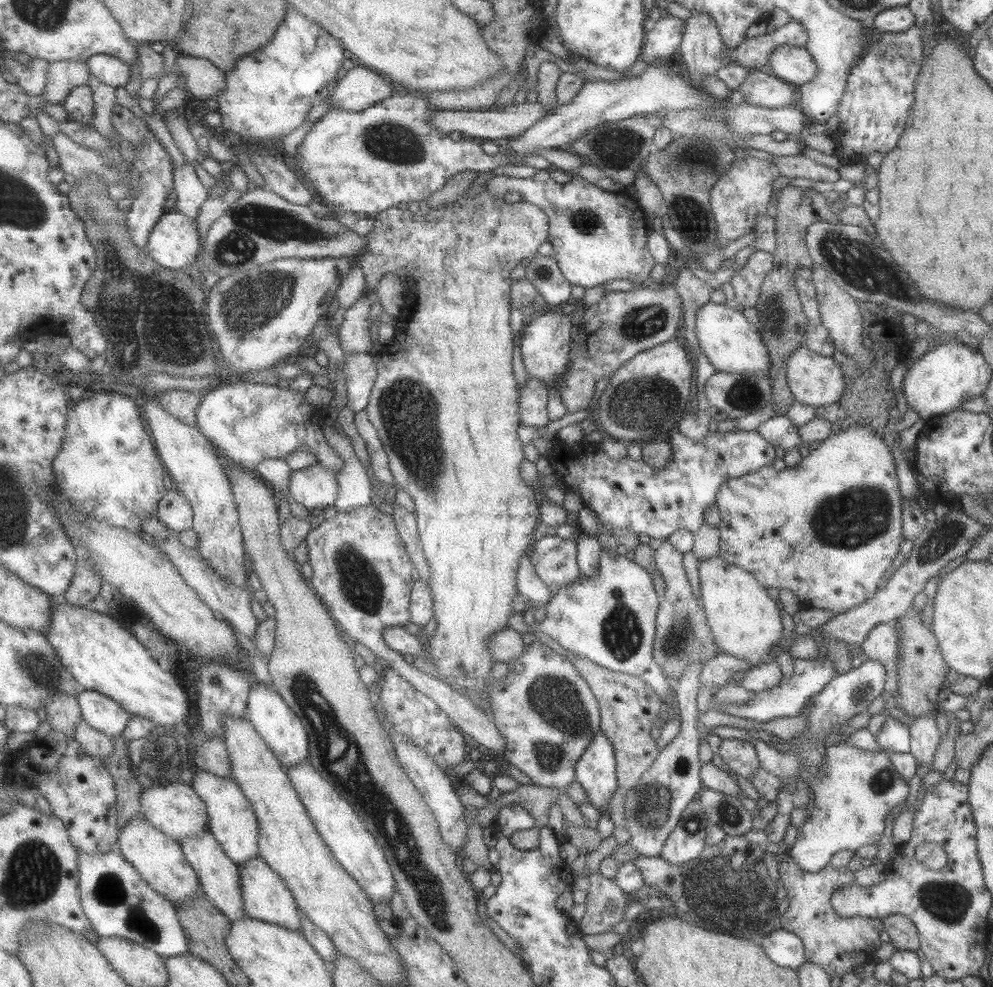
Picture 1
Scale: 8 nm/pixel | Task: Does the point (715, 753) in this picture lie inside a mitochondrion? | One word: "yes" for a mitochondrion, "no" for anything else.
no

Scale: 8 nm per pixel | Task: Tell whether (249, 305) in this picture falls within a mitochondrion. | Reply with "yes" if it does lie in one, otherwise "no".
yes

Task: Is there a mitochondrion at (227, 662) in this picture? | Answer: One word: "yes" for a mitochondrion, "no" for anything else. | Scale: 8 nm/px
no

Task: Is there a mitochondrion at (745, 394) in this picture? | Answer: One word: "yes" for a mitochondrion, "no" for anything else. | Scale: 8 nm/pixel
yes

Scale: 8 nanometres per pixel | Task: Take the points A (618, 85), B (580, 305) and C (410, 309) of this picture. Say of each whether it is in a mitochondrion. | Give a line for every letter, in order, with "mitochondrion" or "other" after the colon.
A: other
B: other
C: other

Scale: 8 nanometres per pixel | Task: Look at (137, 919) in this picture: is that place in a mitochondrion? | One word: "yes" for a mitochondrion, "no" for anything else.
yes

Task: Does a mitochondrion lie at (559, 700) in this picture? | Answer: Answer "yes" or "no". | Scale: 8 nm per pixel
yes

